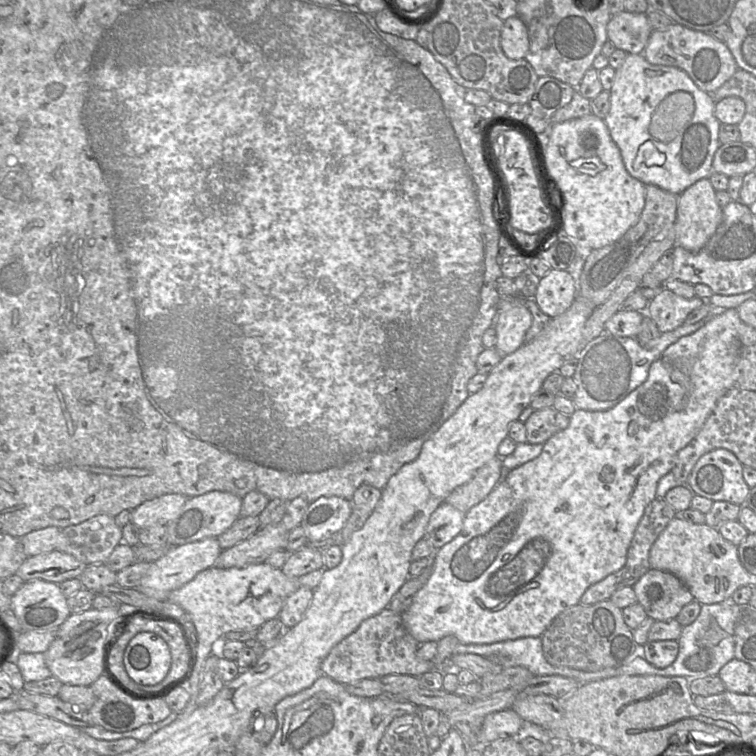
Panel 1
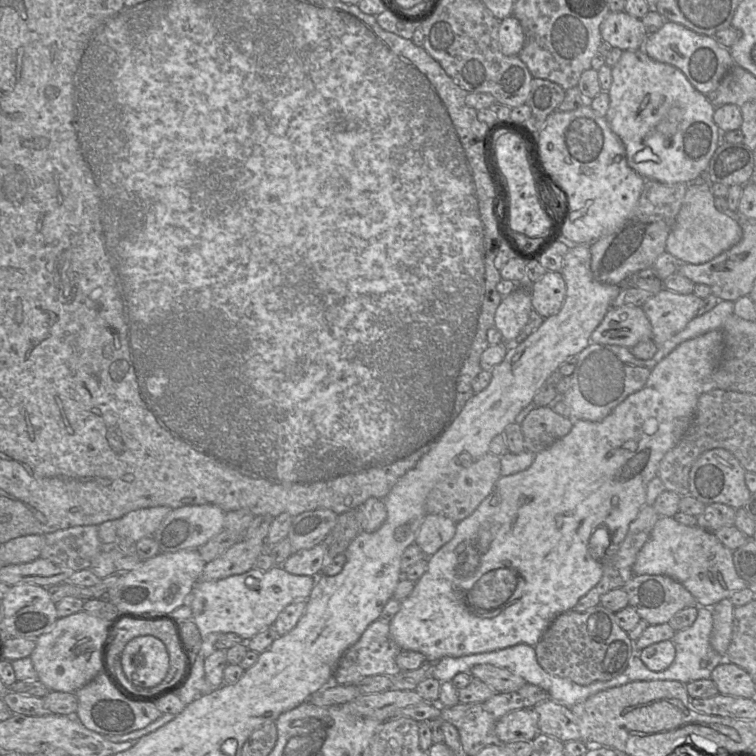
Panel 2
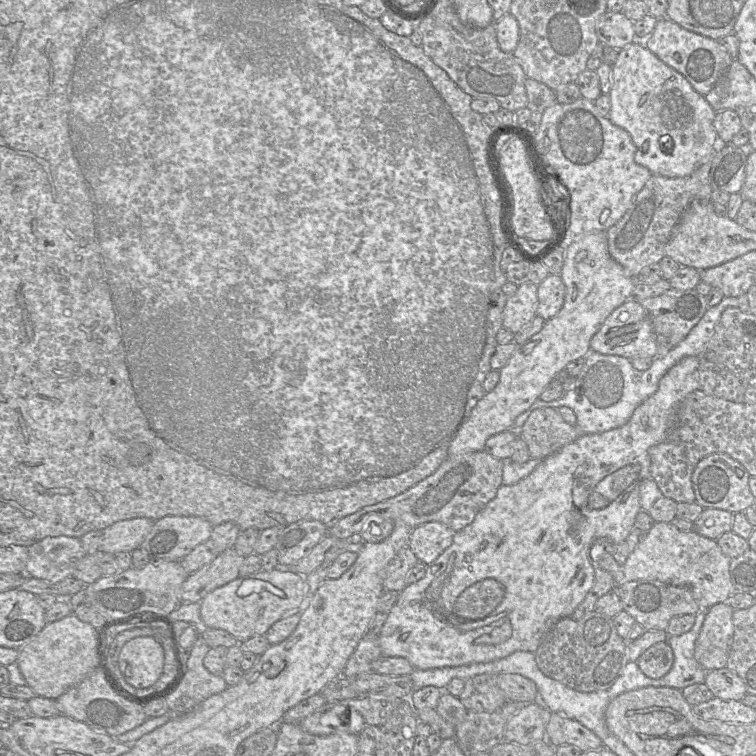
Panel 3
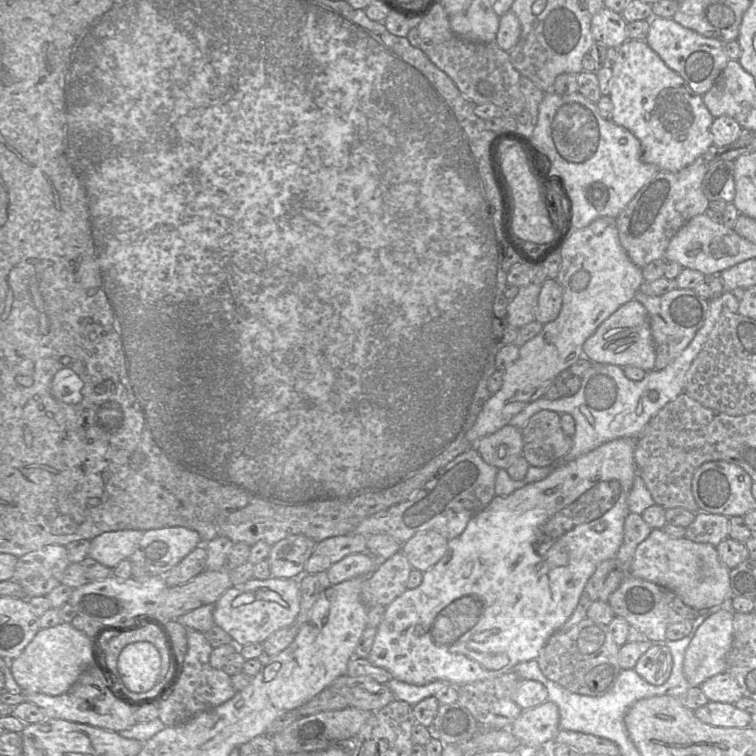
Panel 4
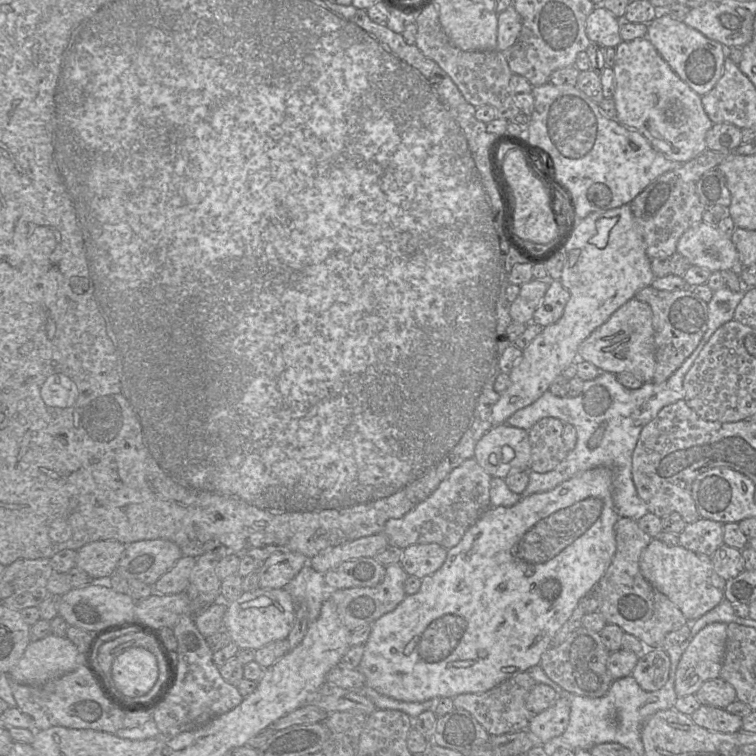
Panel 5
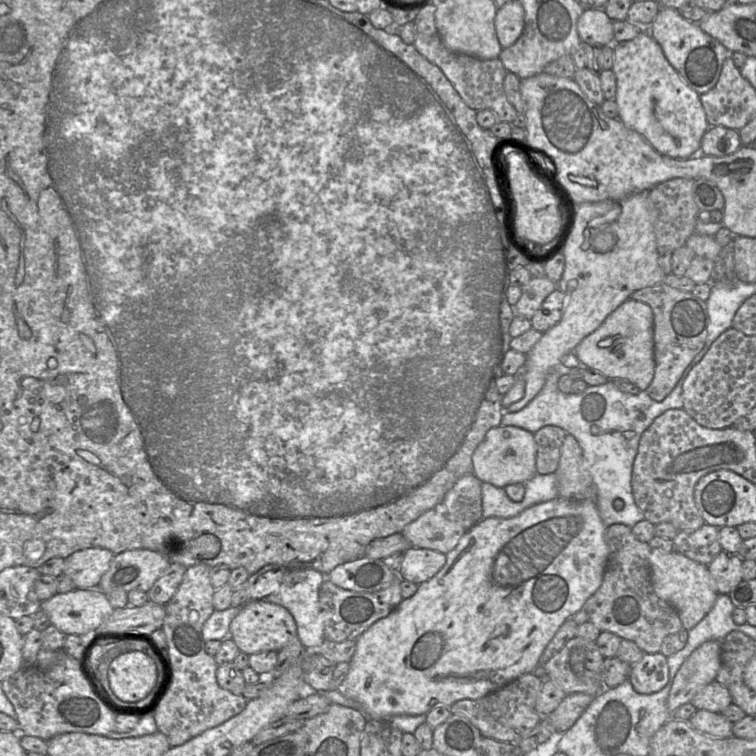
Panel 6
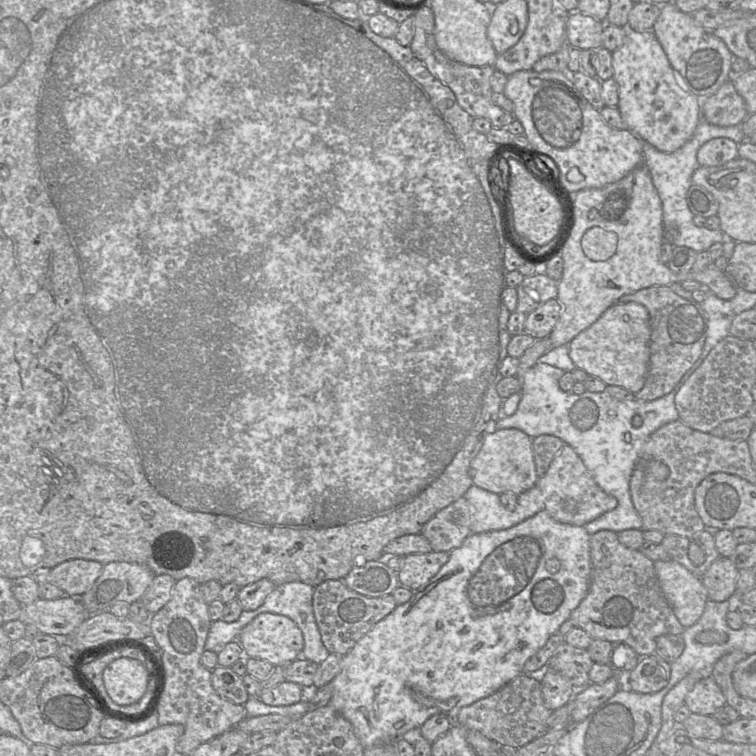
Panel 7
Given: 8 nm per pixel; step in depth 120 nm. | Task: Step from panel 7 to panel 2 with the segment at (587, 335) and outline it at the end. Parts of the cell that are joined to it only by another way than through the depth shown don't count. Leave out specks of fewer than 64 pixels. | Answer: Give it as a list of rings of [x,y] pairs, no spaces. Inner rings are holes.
[[[618,302],[612,306],[590,336],[590,342],[632,348],[641,341],[652,339],[650,321],[641,307]]]

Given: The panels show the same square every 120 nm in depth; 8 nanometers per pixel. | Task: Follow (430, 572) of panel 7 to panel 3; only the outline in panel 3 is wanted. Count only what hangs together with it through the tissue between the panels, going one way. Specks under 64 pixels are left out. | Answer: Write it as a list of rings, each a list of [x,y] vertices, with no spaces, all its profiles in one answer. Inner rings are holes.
[[[426,522],[412,529],[408,546],[420,562],[429,565],[452,544],[454,533],[441,522]]]

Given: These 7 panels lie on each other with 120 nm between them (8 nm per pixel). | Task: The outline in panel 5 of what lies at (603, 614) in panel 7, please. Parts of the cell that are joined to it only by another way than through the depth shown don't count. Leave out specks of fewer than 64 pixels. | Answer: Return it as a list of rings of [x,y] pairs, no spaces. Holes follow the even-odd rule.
[[[619,517],[615,527],[616,552],[611,564],[596,585],[600,610],[608,624],[618,625],[625,633],[638,638],[647,648],[664,648],[668,633],[679,629],[688,620],[680,609],[643,577],[639,559],[652,537],[640,529],[637,521]]]

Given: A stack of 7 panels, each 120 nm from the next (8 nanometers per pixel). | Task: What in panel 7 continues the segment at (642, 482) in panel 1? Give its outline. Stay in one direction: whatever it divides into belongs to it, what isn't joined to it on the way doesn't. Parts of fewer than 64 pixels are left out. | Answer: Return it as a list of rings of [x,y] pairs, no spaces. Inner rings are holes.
[[[545,509],[508,529],[479,534],[471,533],[459,547],[449,552],[449,560],[427,584],[415,590],[408,602],[397,605],[390,614],[377,622],[343,656],[341,670],[331,681],[332,698],[329,704],[351,723],[364,749],[395,742],[407,731],[421,727],[434,714],[443,713],[454,724],[462,707],[492,695],[523,673],[528,659],[546,644],[550,636],[558,632],[561,624],[570,618],[572,611],[585,598],[589,589],[590,573],[590,535],[585,527],[560,523],[554,520]]]

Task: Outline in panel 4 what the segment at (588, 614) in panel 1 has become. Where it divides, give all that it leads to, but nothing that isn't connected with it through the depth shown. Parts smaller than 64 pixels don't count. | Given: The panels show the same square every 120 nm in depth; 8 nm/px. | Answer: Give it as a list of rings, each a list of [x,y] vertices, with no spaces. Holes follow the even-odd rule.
[[[585,618],[567,631],[554,633],[537,657],[546,678],[571,692],[581,695],[603,695],[615,684],[622,670],[619,661],[620,646],[616,644],[607,625]]]

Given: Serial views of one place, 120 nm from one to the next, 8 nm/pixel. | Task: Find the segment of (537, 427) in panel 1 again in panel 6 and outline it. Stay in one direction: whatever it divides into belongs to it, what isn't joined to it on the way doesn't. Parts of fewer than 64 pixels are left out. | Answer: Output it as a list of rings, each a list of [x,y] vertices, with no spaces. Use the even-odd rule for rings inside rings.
[[[553,425],[544,426],[533,434],[538,474],[550,474],[557,470],[561,447],[566,435],[565,430]]]

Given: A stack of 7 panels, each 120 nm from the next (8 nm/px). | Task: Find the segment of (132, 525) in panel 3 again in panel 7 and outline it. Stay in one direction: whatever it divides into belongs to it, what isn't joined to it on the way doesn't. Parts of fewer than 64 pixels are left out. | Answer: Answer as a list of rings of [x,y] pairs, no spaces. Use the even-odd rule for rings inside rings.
[[[67,560],[51,569],[48,582],[68,596],[81,597],[101,575],[103,567],[102,563],[94,560]]]

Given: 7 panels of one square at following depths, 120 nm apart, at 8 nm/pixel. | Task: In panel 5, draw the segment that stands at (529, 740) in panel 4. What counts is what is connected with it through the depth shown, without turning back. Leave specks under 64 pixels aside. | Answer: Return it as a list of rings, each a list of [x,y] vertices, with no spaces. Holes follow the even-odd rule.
[[[559,697],[549,708],[532,716],[528,730],[541,745],[554,737],[560,737],[570,719],[570,702],[567,697]]]

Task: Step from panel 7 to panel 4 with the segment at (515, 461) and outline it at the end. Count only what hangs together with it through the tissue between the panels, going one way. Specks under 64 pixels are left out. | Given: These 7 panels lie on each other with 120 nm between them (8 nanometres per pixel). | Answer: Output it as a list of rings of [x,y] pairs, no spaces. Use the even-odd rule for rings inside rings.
[[[510,424],[479,439],[475,447],[483,460],[499,469],[507,469],[522,456],[523,438],[521,429]]]

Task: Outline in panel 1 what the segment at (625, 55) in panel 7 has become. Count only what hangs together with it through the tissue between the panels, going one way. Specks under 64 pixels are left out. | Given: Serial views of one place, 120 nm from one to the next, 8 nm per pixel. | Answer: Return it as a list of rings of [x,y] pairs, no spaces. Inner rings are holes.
[[[628,54],[623,64],[615,70],[614,82],[609,90],[610,109],[604,122],[620,149],[629,174],[675,195],[702,178],[709,178],[712,162],[719,142],[720,121],[715,116],[715,99],[701,90],[684,70],[649,63],[643,54]]]

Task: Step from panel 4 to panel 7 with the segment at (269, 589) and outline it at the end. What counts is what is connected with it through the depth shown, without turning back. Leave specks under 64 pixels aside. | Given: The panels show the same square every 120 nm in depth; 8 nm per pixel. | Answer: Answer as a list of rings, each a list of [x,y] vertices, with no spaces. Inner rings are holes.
[[[270,612],[256,616],[241,630],[237,640],[246,657],[265,660],[274,666],[286,666],[296,660],[304,646],[302,631],[297,624],[287,616]]]

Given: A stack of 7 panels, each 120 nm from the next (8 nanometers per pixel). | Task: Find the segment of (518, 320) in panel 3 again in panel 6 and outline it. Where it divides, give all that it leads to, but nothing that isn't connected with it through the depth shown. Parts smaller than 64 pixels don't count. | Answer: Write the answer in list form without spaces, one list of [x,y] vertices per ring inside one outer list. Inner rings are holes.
[[[547,277],[532,278],[521,288],[521,296],[514,308],[515,316],[530,320],[546,297],[557,289],[557,283]]]

